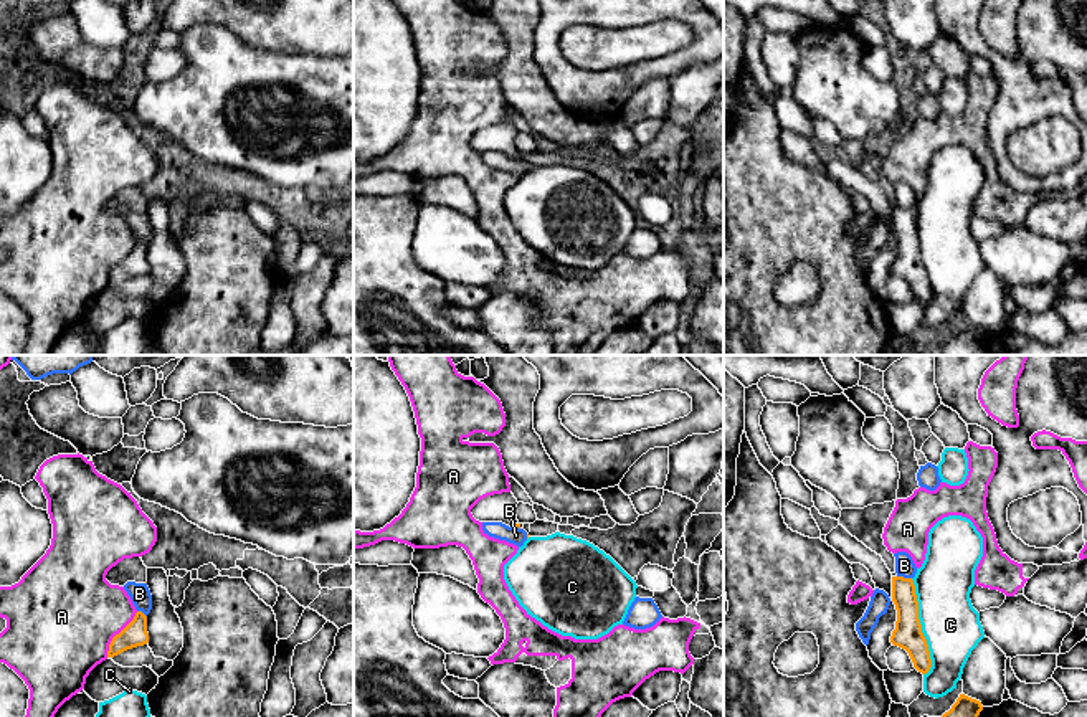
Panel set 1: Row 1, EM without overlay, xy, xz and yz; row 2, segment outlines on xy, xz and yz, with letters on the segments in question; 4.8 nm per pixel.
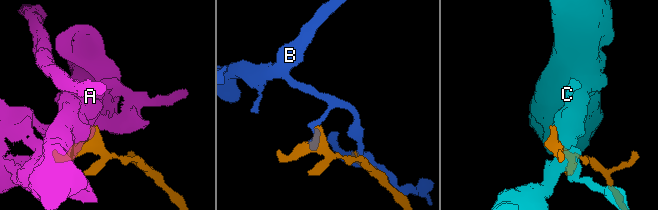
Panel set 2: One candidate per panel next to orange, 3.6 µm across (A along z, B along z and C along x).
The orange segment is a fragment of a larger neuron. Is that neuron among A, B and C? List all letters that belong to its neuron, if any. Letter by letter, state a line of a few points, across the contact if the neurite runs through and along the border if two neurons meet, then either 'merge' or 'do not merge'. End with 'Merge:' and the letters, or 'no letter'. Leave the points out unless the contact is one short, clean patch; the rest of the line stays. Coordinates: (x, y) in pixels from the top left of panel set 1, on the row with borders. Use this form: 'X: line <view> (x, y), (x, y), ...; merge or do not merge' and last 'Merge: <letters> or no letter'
A: do not merge
B: do not merge
C: do not merge
Merge: no letter

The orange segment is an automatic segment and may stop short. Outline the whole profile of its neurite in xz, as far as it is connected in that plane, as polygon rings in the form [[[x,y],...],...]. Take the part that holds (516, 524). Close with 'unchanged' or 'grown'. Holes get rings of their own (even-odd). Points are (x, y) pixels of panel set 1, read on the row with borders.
[[[512,492],[494,494],[481,499],[471,514],[479,522],[502,522],[509,527],[519,527],[515,515],[517,499]]] | grown

